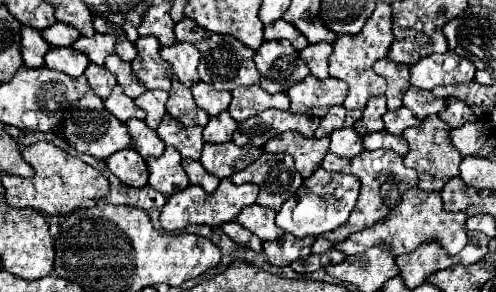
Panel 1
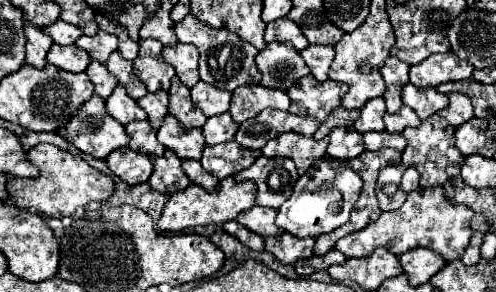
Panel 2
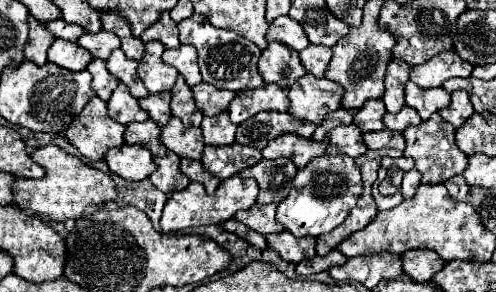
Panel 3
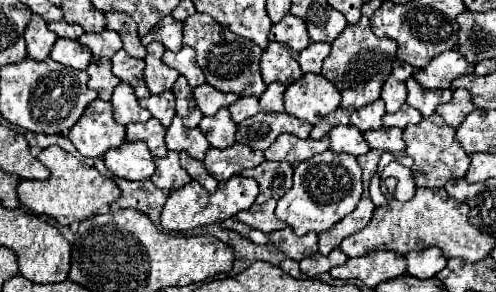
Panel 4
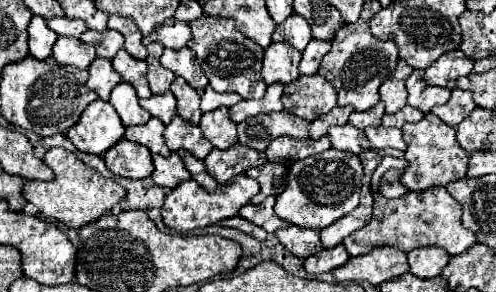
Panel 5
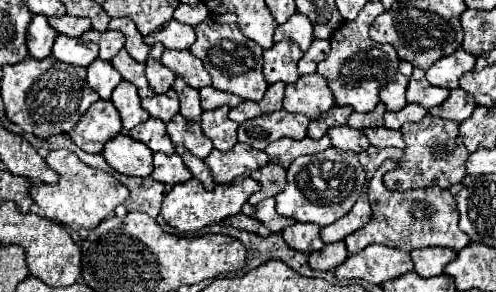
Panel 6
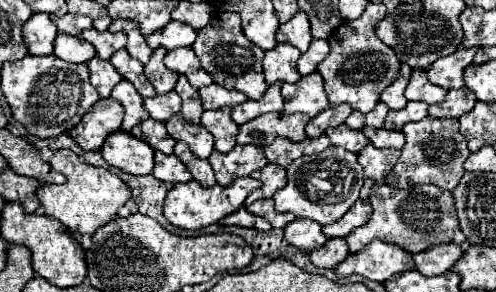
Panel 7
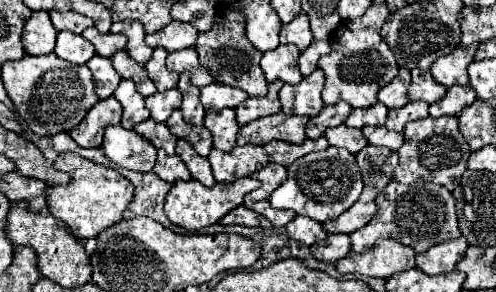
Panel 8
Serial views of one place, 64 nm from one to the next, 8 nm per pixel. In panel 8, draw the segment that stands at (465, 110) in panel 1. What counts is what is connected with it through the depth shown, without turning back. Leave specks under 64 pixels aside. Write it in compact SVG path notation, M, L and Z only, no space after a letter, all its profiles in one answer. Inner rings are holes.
M468 84L466 86L452 86L452 88L448 88L444 100L430 106L430 116L434 116L434 118L458 116L474 100L476 100L476 92L472 92L472 88Z

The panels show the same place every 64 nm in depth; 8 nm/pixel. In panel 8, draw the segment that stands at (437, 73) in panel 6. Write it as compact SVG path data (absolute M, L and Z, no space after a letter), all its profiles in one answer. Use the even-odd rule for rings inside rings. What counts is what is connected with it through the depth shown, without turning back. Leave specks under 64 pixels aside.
M472 44L472 46L458 46L452 54L436 60L430 68L430 74L432 78L450 88L454 84L458 86L464 86L468 84L468 76L466 76L466 68L468 64L474 60L474 54L478 50L478 44Z

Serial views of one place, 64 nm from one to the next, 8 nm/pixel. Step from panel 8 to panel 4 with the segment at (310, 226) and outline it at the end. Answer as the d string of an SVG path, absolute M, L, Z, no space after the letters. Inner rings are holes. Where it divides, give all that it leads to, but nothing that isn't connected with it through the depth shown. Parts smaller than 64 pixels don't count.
M284 228L284 230L272 232L270 240L276 244L280 252L284 252L286 256L298 262L318 252L318 236L312 236L312 232L308 232L308 236L296 236L292 228Z

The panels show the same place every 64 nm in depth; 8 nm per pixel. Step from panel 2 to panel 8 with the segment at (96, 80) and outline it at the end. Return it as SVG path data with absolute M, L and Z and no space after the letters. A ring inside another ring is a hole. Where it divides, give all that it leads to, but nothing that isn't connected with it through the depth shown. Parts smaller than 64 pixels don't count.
M92 56L92 60L88 60L88 68L92 70L94 76L94 86L96 86L96 94L100 98L110 98L112 92L116 90L118 82L122 80L118 76L118 72L114 70L110 58L102 58L102 56Z

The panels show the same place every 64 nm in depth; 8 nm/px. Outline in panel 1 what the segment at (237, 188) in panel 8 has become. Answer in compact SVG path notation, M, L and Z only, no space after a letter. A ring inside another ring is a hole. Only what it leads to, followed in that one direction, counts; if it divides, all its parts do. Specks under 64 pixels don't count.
M224 178L212 194L204 192L204 188L200 188L200 186L188 186L168 198L168 204L164 204L164 212L160 214L160 226L168 232L176 232L176 230L182 230L190 224L220 226L226 222L234 222L242 208L252 206L256 202L256 192L258 192L256 184L248 182L248 184L236 186L230 178Z

